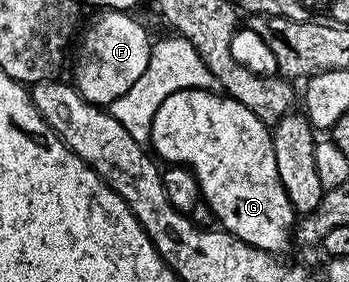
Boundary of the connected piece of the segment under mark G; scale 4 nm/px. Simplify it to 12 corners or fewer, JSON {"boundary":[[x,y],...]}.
{"boundary":[[220,92],[162,100],[150,146],[225,231],[277,256],[298,215],[269,127]]}

